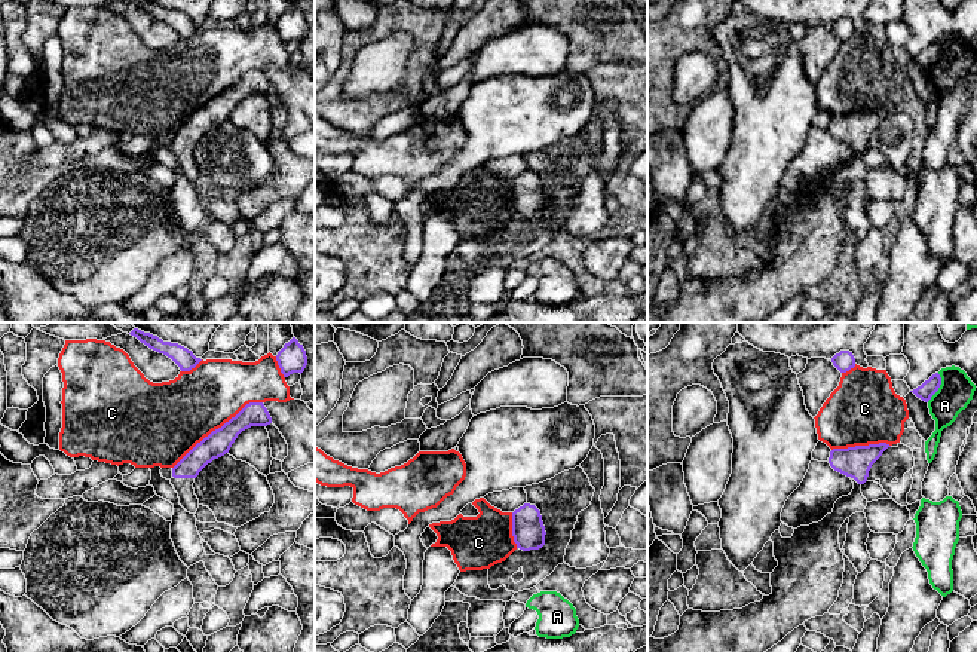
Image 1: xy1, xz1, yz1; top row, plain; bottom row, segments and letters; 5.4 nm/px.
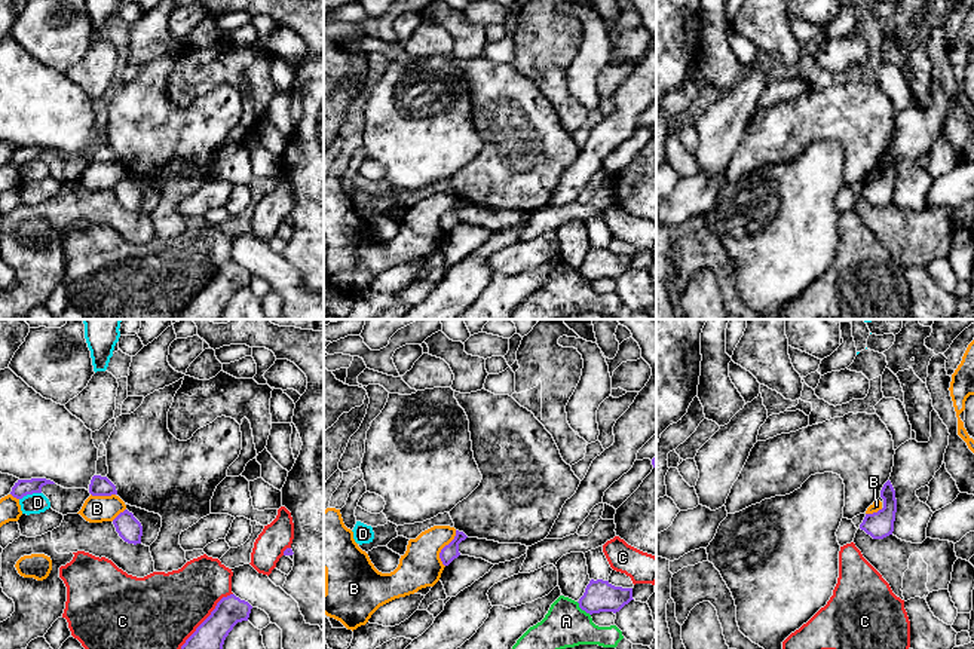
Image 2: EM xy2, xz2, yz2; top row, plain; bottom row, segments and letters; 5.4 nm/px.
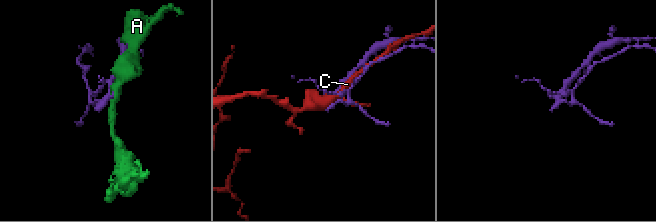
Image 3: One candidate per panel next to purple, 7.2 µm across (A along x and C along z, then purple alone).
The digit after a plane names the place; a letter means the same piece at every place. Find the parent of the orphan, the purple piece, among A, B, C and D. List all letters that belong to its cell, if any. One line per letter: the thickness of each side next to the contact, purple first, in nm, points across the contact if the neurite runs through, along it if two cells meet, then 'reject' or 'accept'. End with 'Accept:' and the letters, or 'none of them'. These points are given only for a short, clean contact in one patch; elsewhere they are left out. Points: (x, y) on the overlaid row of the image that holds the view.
A: calibres 90 and 190 nm; reject
B: calibres 90 and 220 nm; reject
C: calibres 140 and 380 nm; reject
D: calibres 90 and 110 nm; reject
Accept: none of them

